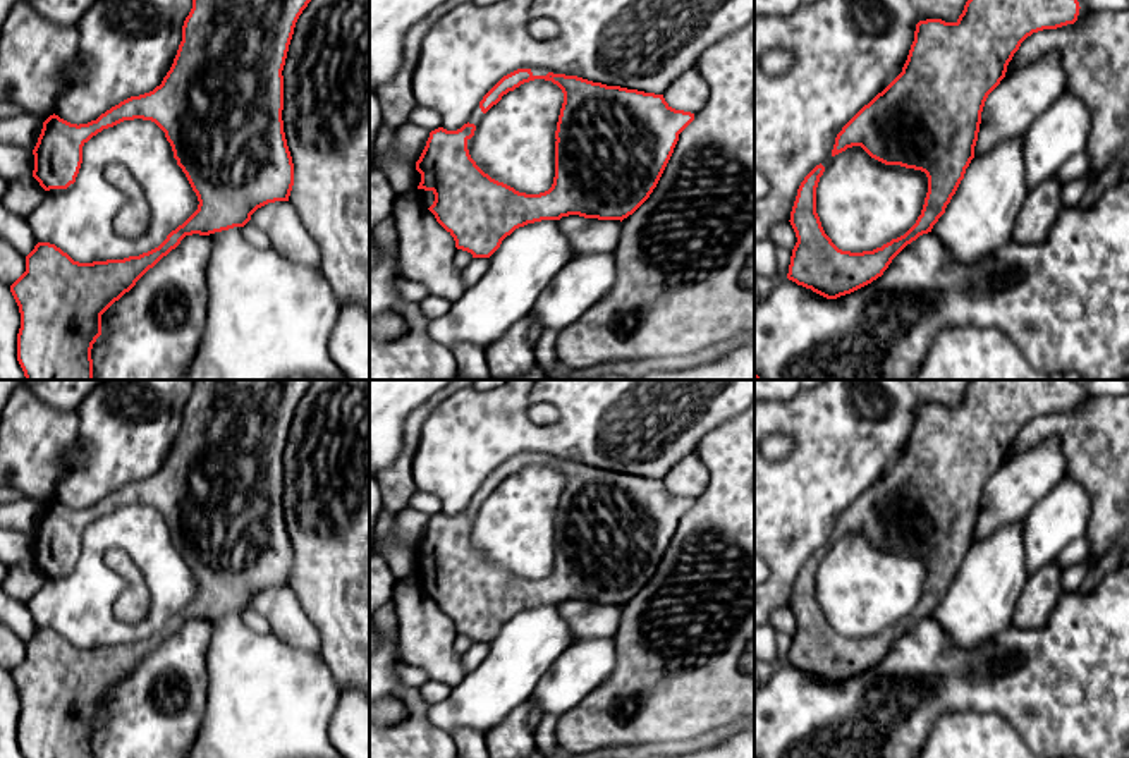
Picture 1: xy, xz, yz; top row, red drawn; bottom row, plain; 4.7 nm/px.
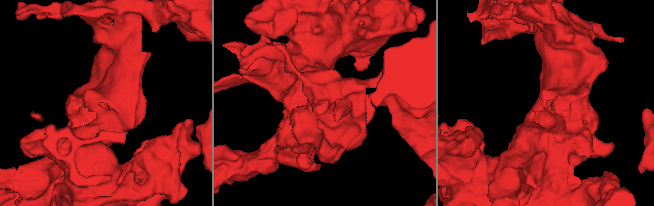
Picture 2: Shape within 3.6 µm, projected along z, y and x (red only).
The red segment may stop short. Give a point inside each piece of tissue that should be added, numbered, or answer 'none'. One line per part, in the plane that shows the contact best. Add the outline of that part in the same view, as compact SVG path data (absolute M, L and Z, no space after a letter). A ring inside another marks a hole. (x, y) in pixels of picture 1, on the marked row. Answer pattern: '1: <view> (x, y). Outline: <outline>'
1: xz (427, 198). Outline: M418 189L418 199L424 208L430 208L435 201L433 191Z

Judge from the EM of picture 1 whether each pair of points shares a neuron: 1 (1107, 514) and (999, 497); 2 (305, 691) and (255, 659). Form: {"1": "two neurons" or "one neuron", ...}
{"1": "two neurons", "2": "one neuron"}

